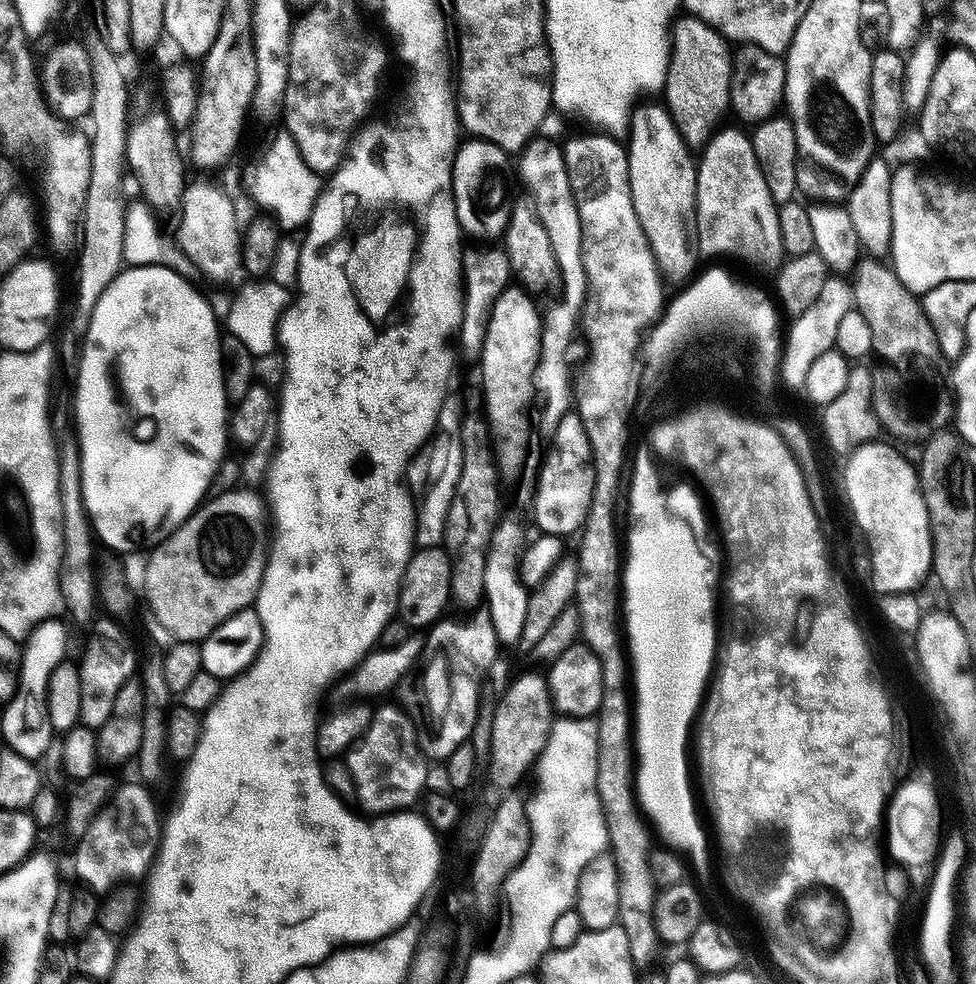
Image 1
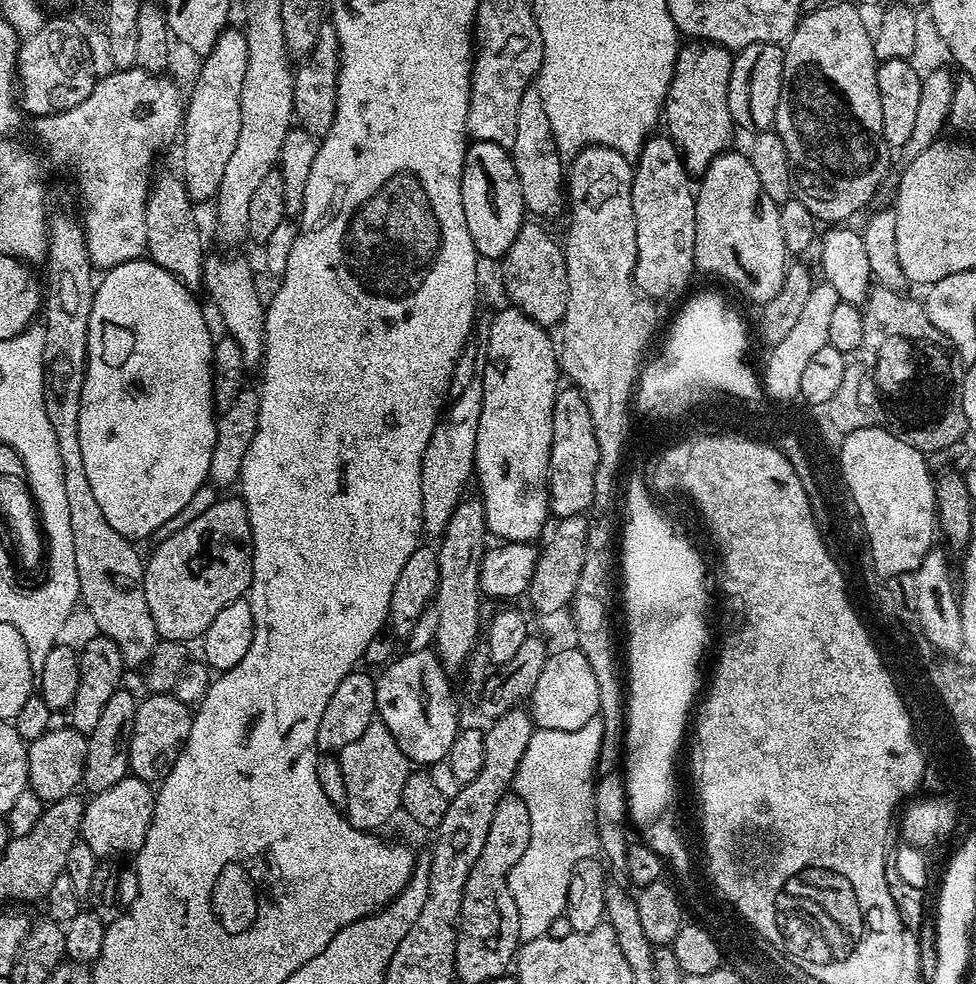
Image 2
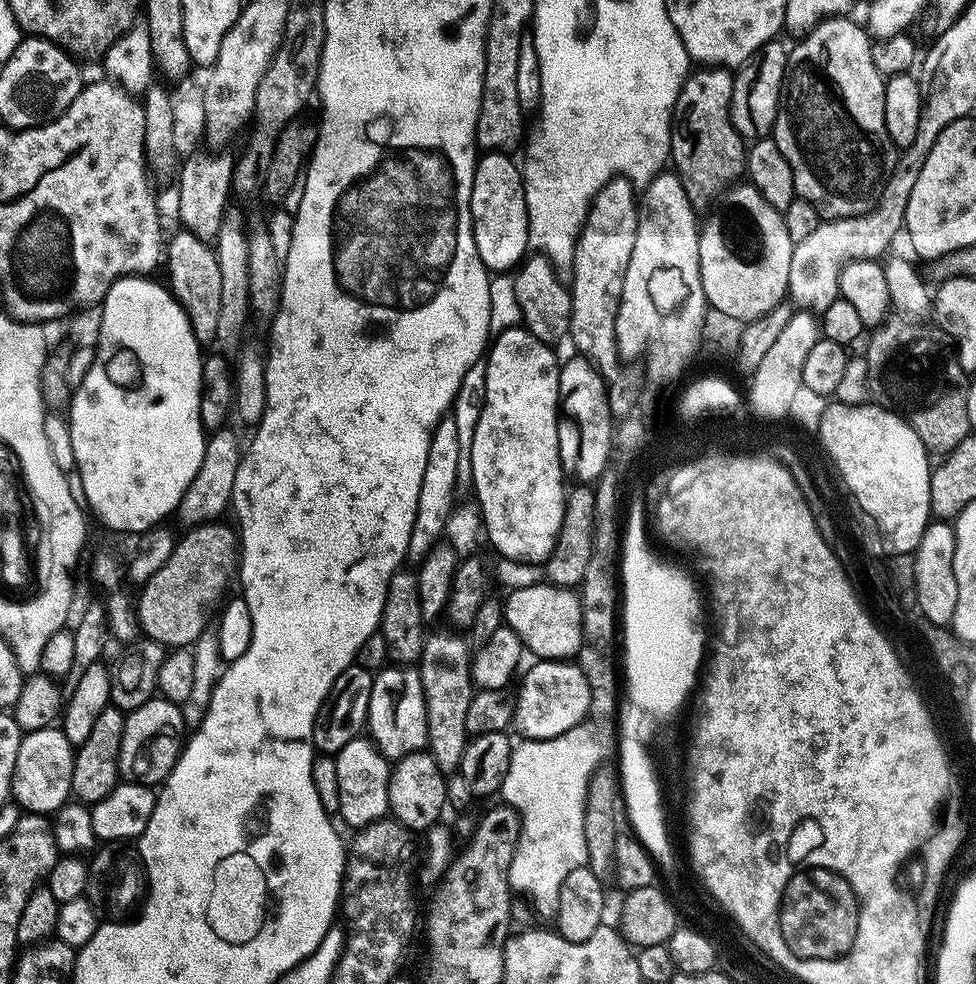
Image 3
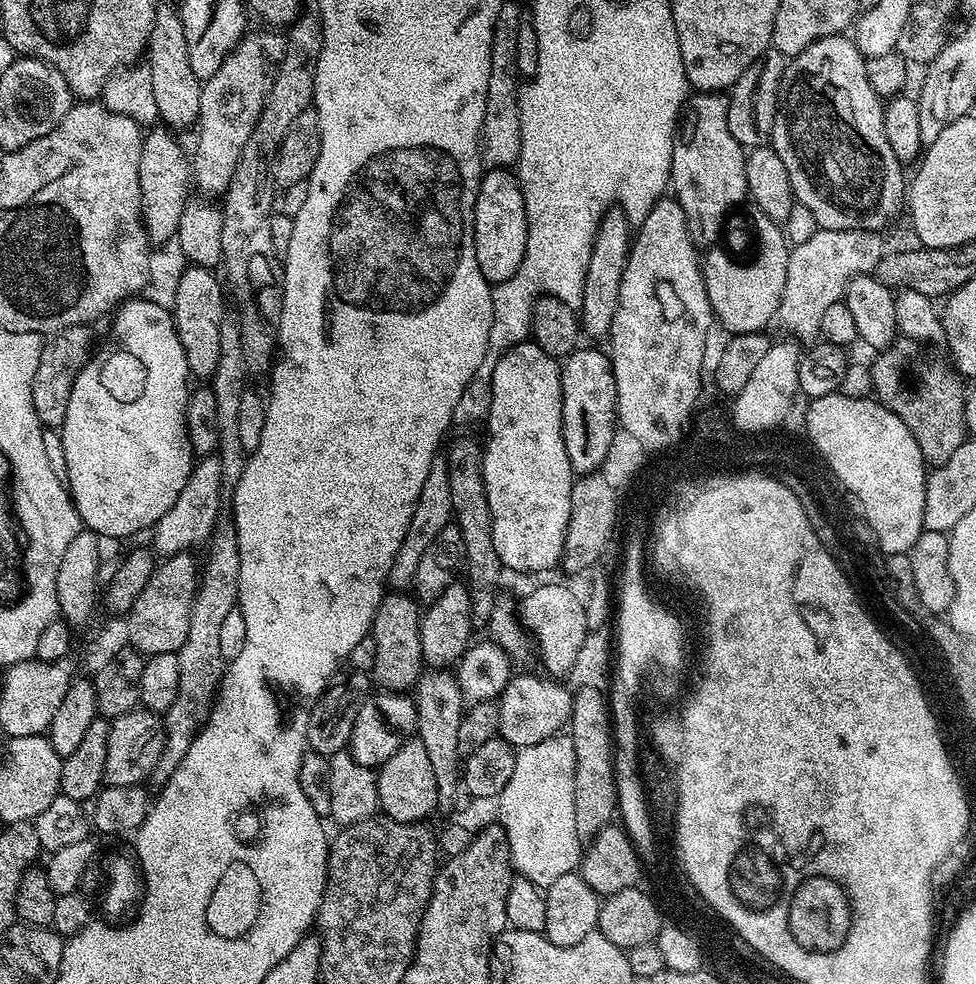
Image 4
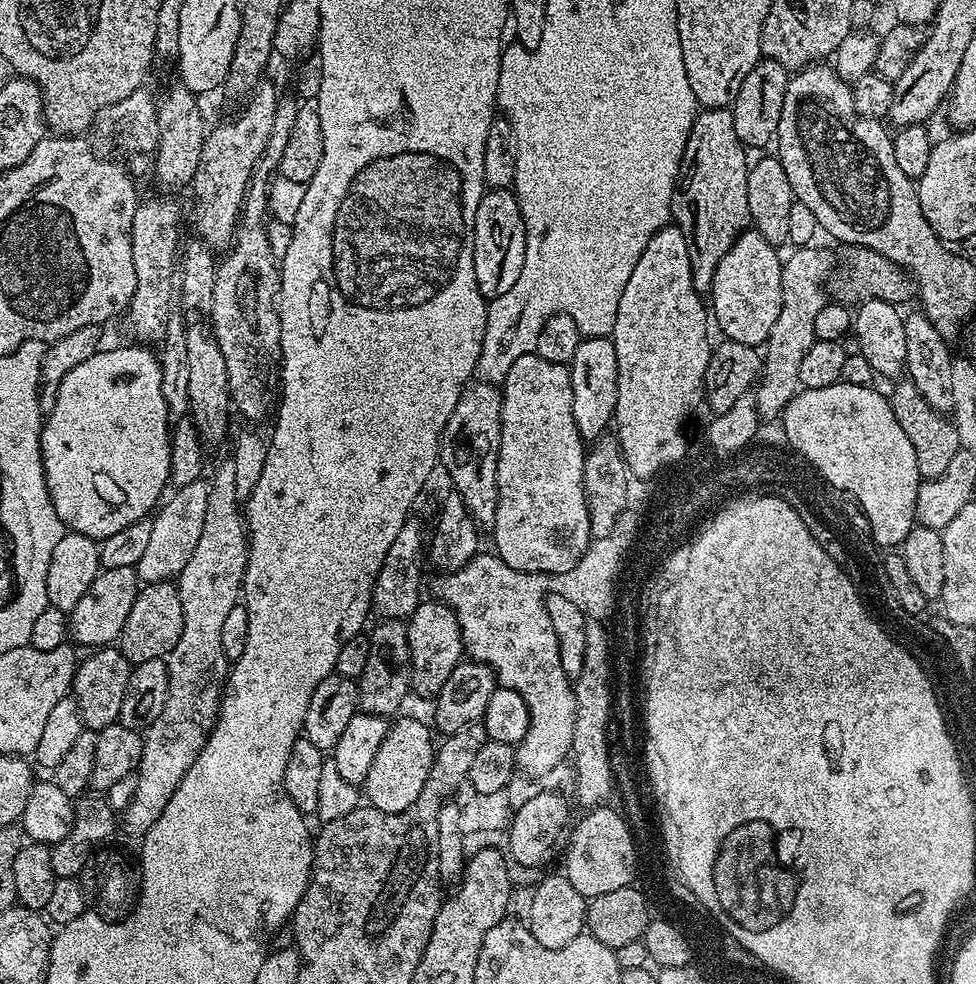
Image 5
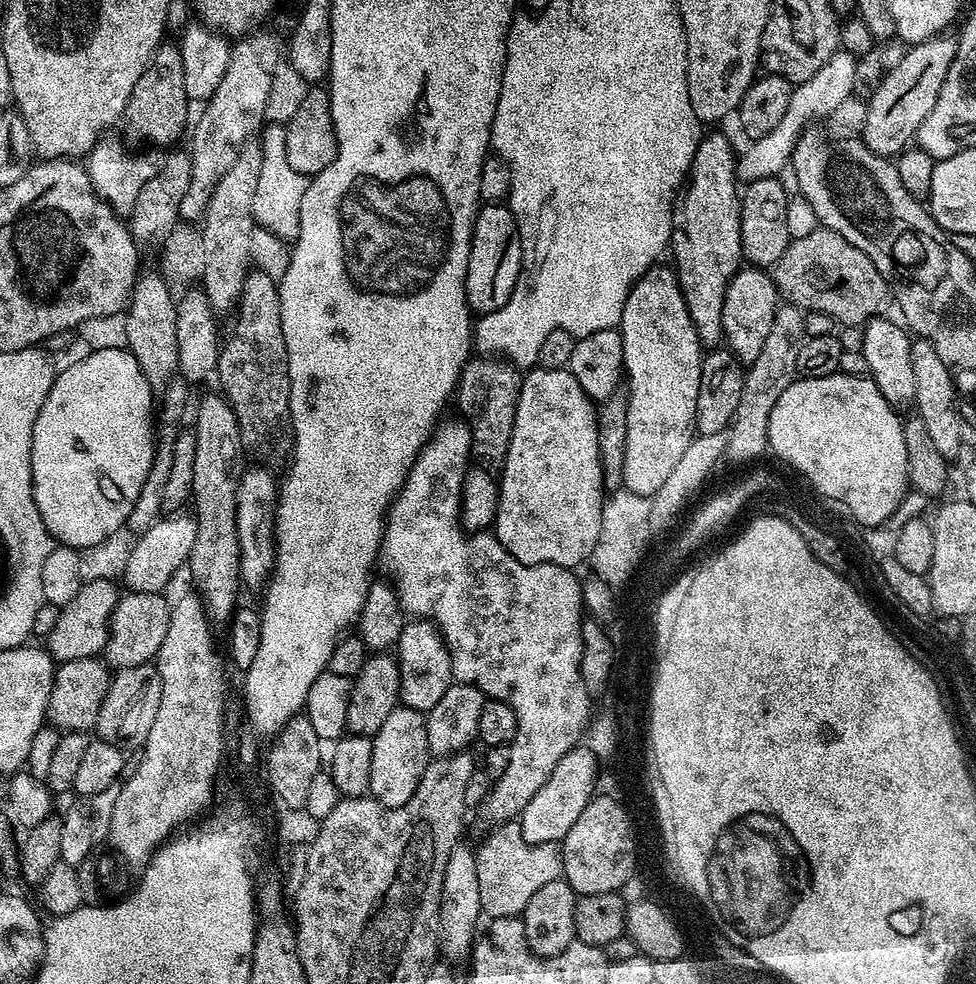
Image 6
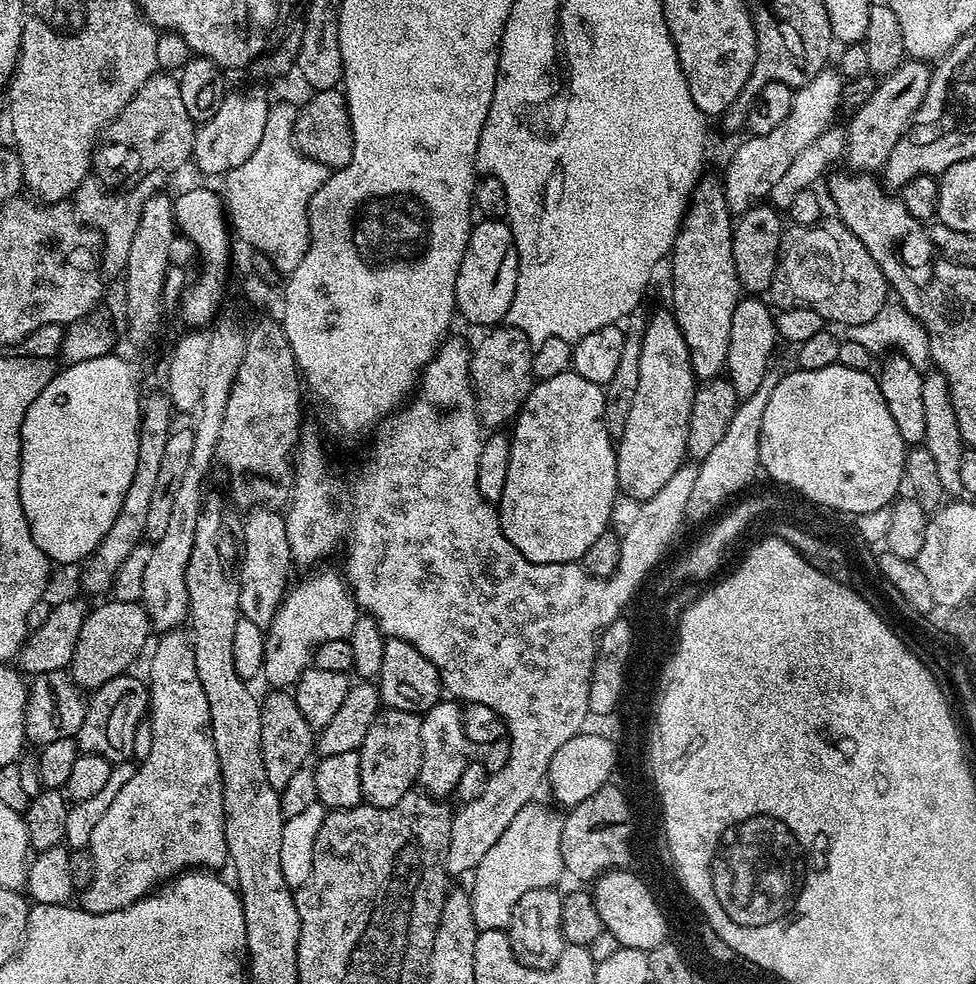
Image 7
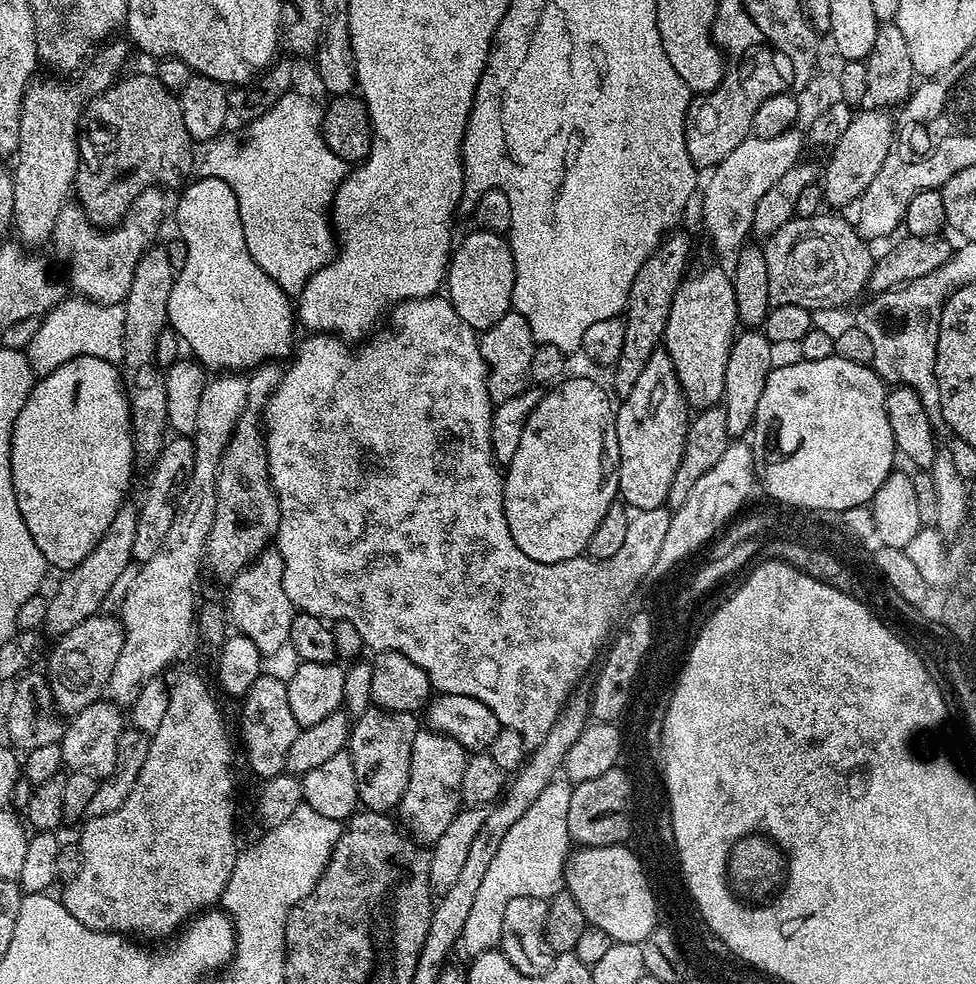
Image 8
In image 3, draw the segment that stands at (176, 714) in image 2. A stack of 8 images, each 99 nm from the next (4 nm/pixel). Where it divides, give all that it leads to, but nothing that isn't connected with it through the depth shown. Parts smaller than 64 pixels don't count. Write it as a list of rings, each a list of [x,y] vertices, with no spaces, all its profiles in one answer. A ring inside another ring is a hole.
[[[163,698],[142,702],[142,706],[127,713],[124,718],[122,750],[118,754],[120,780],[129,784],[163,785],[164,780],[178,762],[180,750],[185,743],[186,725],[181,705]]]

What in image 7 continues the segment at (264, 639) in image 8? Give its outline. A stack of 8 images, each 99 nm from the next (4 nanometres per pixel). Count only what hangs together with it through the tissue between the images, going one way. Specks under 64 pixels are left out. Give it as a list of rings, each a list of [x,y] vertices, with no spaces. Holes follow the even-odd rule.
[[[256,506],[244,520],[244,540],[242,536],[242,555],[240,557],[240,585],[238,586],[238,606],[240,615],[245,620],[254,622],[259,628],[267,629],[280,604],[284,601],[284,593],[290,587],[288,575],[294,569],[290,538],[286,534],[286,522],[281,513],[276,513],[272,506]]]

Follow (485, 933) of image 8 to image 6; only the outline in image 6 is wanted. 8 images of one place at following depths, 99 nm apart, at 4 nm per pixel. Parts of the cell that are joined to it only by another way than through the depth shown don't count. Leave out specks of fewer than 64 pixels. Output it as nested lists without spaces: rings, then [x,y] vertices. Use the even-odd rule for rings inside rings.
[[[504,822],[475,849],[478,870],[478,894],[480,911],[485,917],[520,916],[526,902],[534,898],[535,892],[546,882],[561,879],[564,858],[559,843],[531,844],[522,836],[519,823]]]

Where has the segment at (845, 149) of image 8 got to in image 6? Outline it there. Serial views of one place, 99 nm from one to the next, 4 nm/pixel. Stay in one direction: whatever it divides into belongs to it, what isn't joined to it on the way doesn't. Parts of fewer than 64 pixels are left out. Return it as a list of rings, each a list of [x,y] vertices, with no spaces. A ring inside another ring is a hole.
[[[941,34],[911,45],[880,84],[871,89],[866,100],[866,126],[860,136],[874,154],[896,158],[915,141],[917,130],[922,122],[926,122],[926,114],[930,114],[930,110],[934,110],[934,102],[938,102],[946,74],[950,74],[950,66],[956,57],[956,42],[955,35]]]

